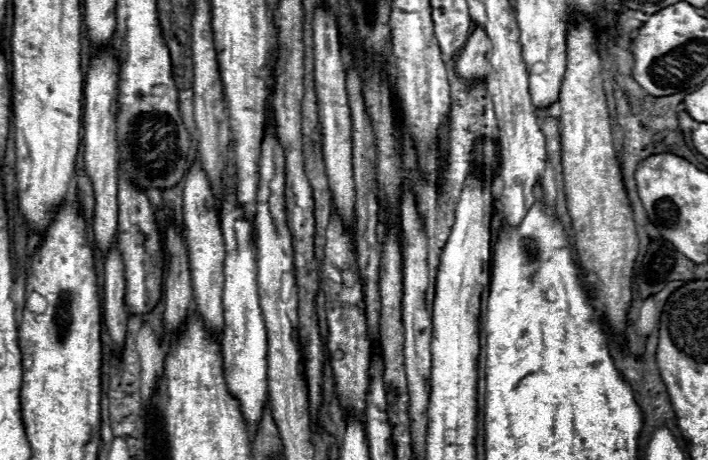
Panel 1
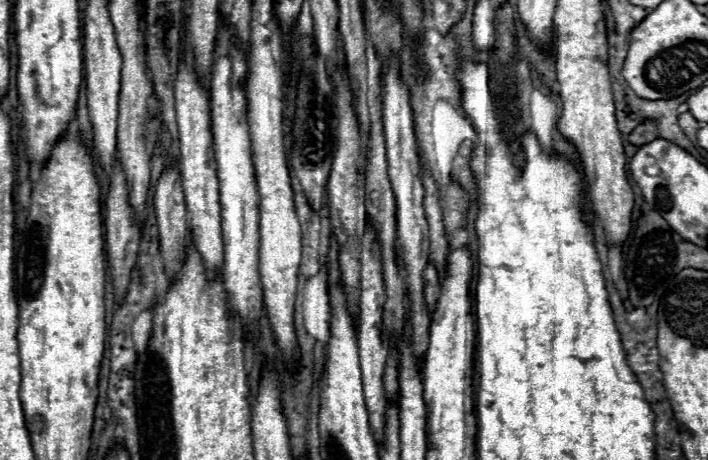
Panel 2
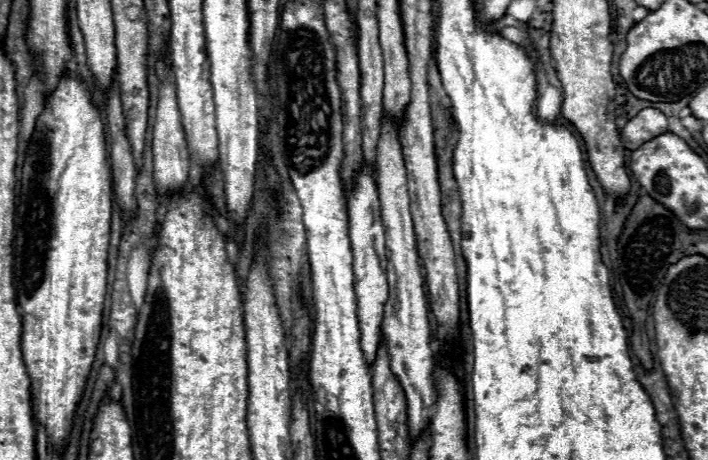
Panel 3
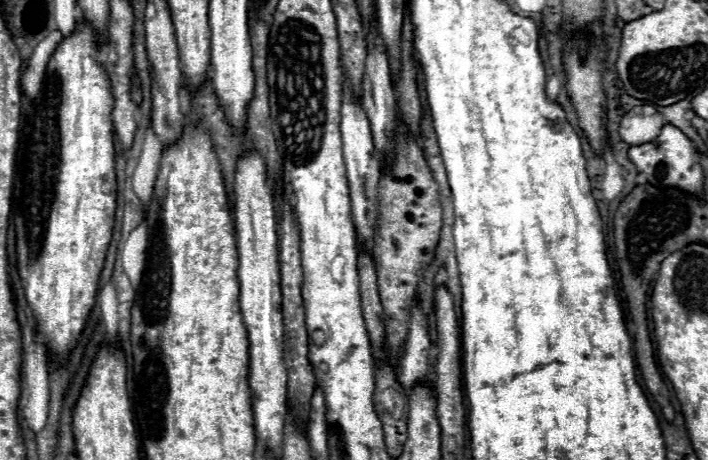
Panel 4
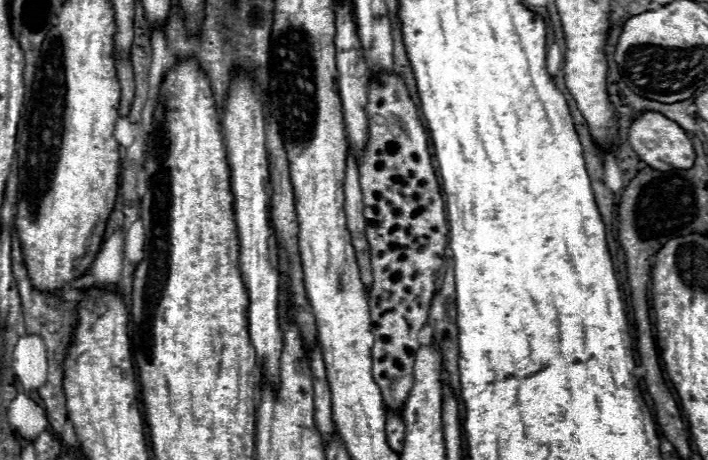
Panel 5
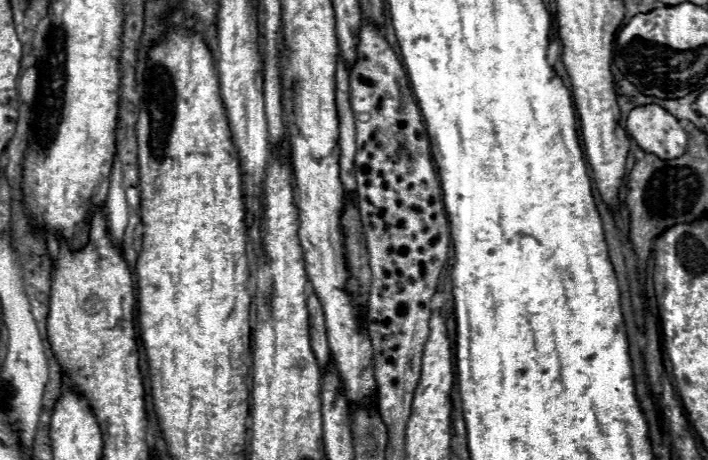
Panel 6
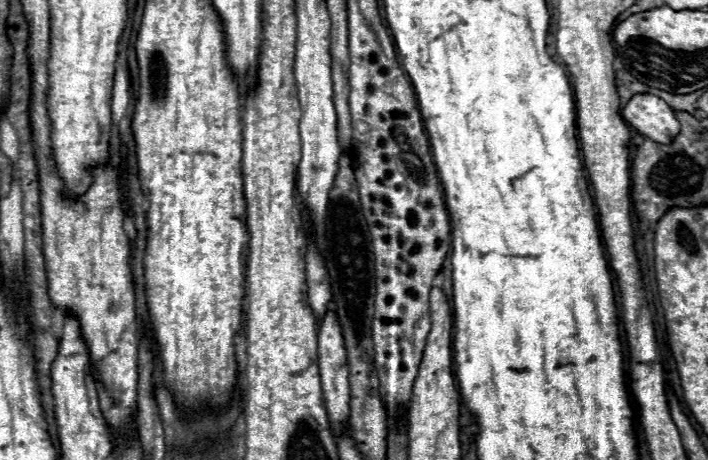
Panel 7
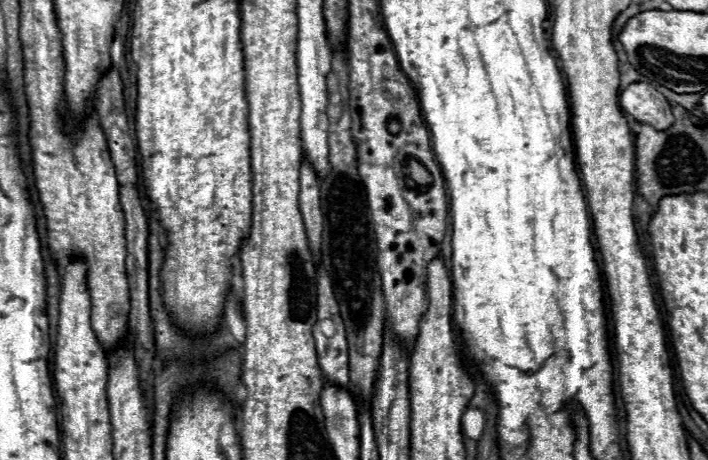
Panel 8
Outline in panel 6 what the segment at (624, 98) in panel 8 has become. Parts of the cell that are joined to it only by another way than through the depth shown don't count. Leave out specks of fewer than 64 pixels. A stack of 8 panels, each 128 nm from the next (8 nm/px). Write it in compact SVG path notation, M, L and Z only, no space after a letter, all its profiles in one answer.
M656 104L636 106L628 114L626 130L644 152L656 154L660 160L686 154L688 136L680 120Z

